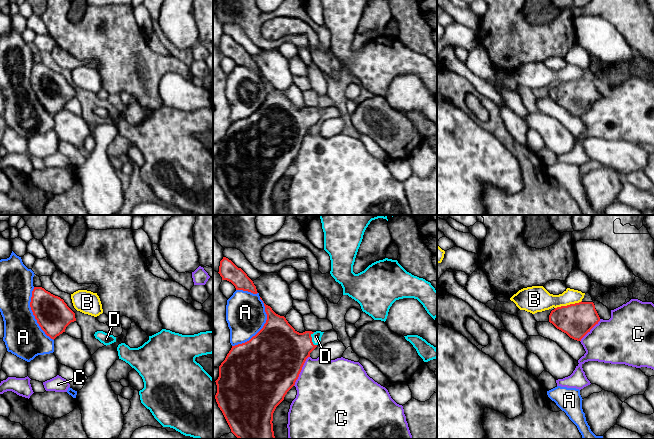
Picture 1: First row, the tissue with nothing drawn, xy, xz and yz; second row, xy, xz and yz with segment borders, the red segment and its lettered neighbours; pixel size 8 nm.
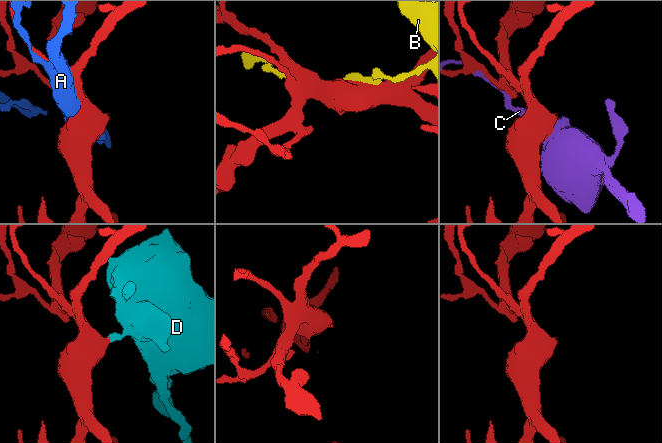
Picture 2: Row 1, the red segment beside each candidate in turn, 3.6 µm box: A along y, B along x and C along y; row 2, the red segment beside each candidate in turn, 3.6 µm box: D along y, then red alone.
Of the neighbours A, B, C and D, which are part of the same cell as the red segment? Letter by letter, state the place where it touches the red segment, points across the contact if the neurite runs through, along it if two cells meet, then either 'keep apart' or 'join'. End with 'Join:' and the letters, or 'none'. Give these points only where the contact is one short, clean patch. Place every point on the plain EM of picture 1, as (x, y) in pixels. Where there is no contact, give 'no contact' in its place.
A: xz (263, 103) | keep apart
B: yz (568, 81) | keep apart
C: xz (300, 147) | keep apart
D: xz (311, 115) | across xz (283, 127), (311, 115), (316, 112) | join
Join: D

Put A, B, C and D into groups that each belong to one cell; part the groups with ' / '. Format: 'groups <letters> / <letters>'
groups A / B / C / D

